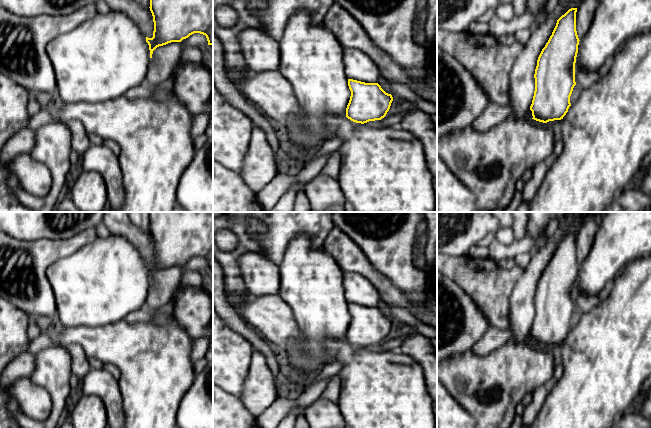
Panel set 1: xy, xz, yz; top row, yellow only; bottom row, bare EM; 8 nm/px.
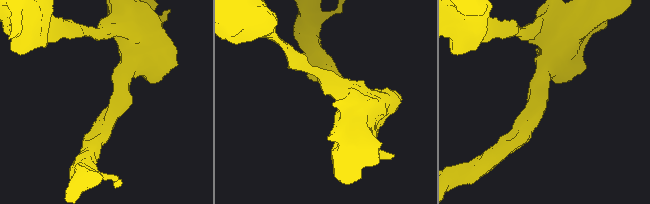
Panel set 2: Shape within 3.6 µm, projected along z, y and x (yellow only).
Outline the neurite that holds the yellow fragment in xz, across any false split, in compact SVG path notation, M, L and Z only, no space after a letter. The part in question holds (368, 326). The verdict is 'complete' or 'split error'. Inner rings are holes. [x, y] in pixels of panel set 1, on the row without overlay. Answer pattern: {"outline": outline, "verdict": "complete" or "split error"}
{"outline": "M348 303L351 315L346 332L346 341L356 347L381 344L390 333L393 321L386 317L378 307L365 307Z", "verdict": "complete"}

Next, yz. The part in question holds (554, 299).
{"outline": "M577 232L562 239L535 293L535 315L530 330L534 344L547 347L561 344L568 336L575 306L575 287L579 262L576 255Z", "verdict": "complete"}

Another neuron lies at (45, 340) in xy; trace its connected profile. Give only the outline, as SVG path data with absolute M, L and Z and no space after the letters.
M41 332L40 335L29 341L28 352L30 354L37 354L41 350L52 347L54 345L59 345L52 335L52 332Z

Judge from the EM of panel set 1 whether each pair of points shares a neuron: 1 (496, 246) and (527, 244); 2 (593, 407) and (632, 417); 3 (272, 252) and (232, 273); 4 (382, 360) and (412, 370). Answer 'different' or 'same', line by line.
1: same
2: different
3: different
4: same

